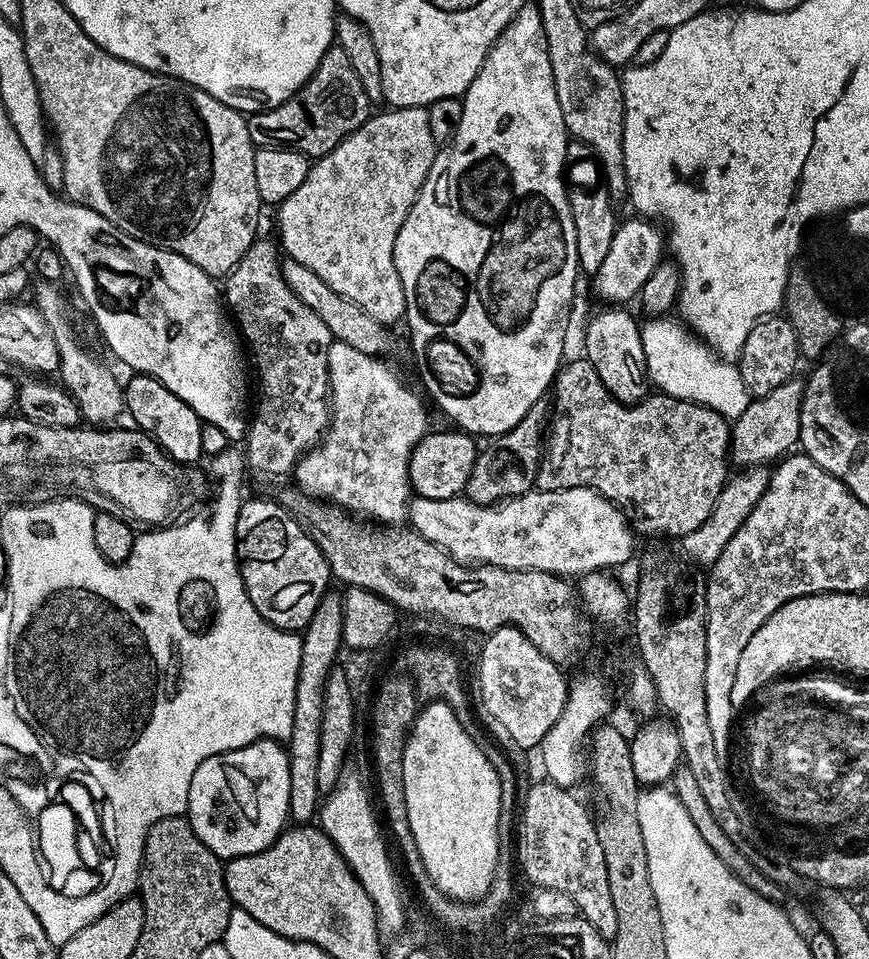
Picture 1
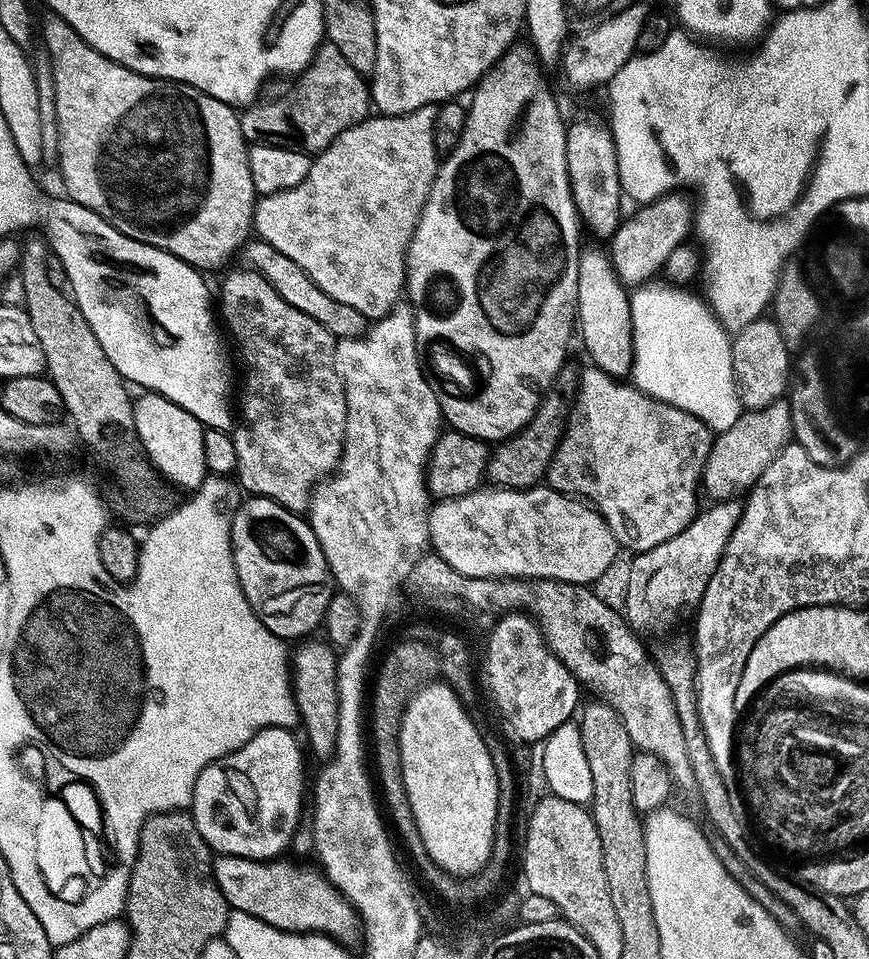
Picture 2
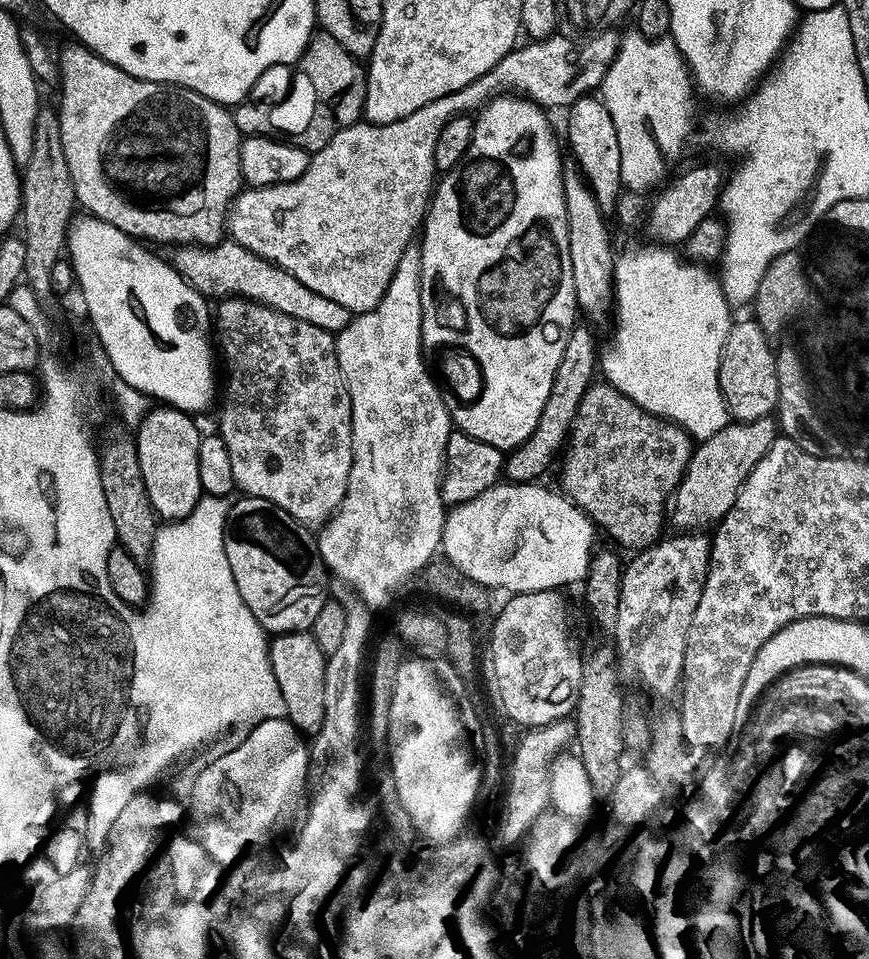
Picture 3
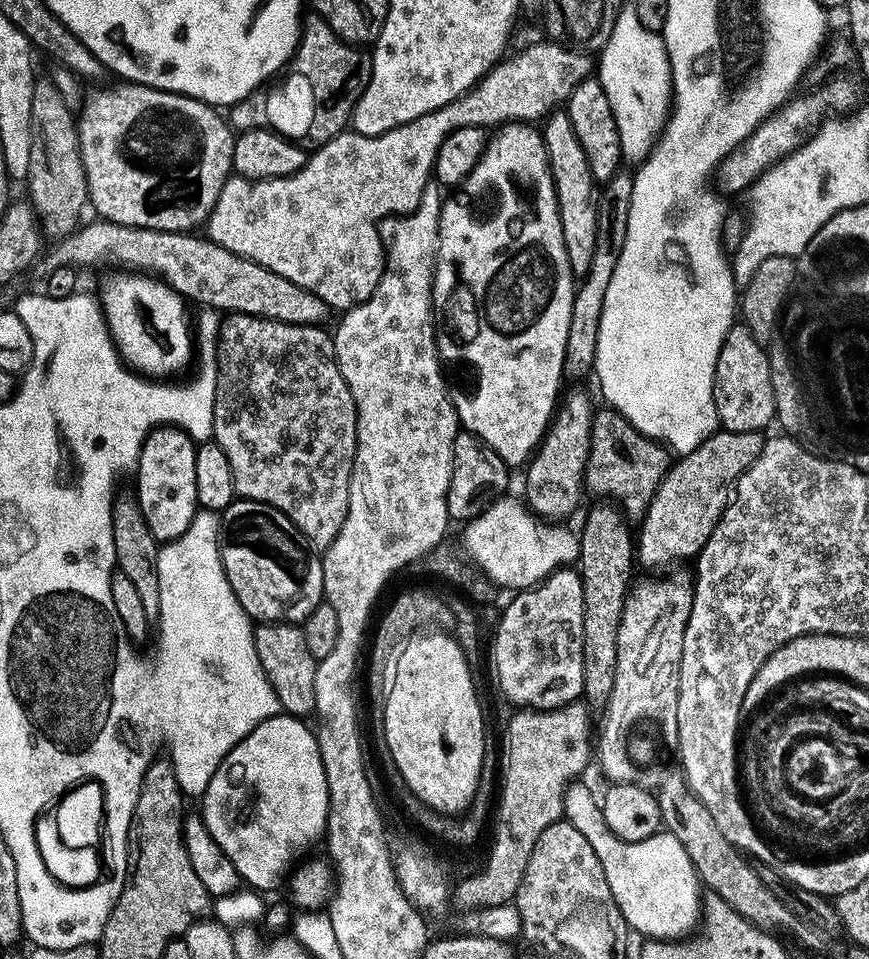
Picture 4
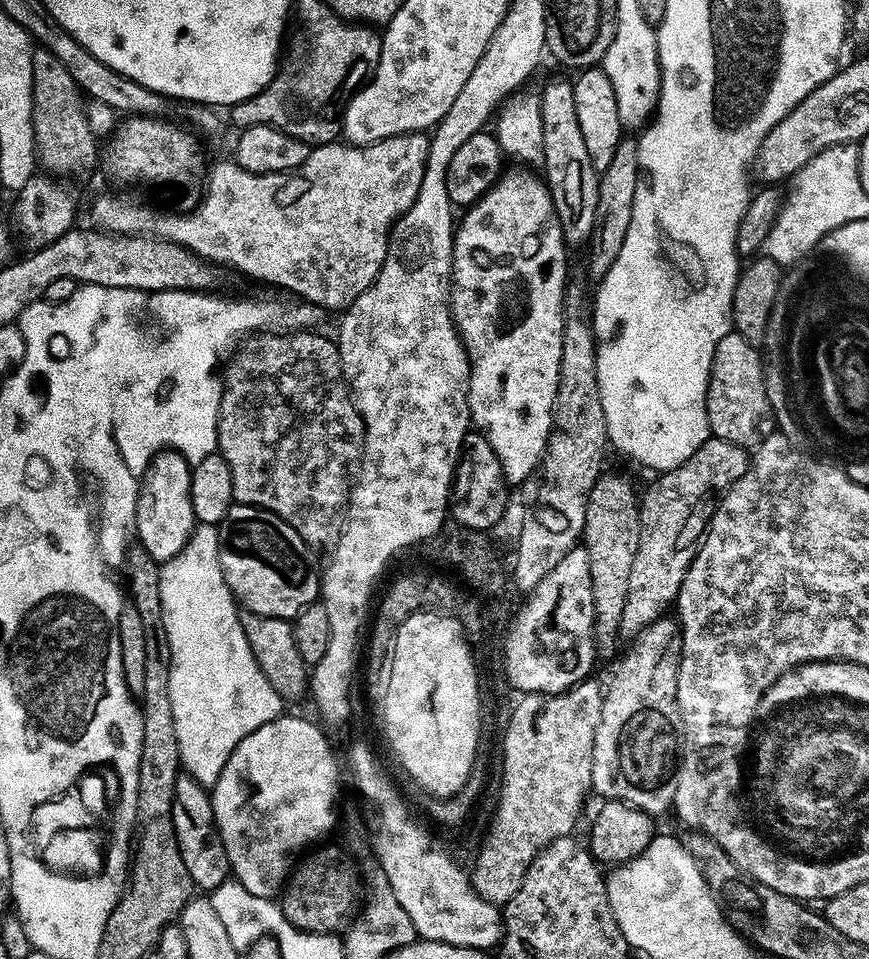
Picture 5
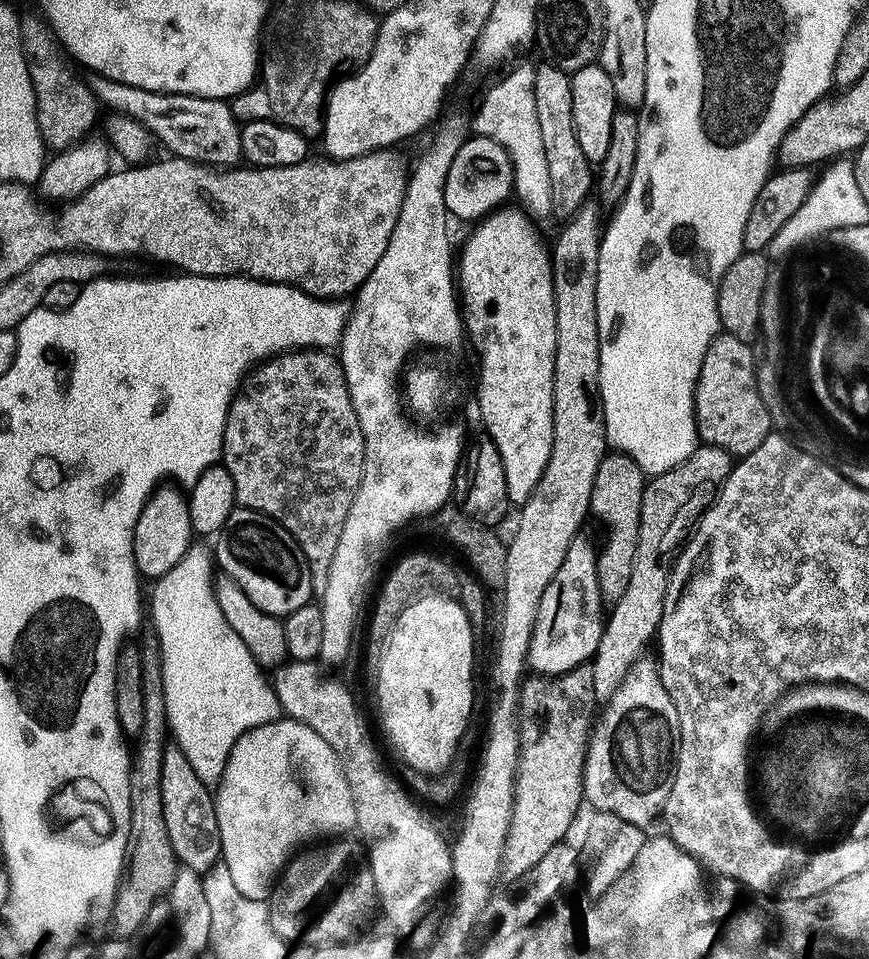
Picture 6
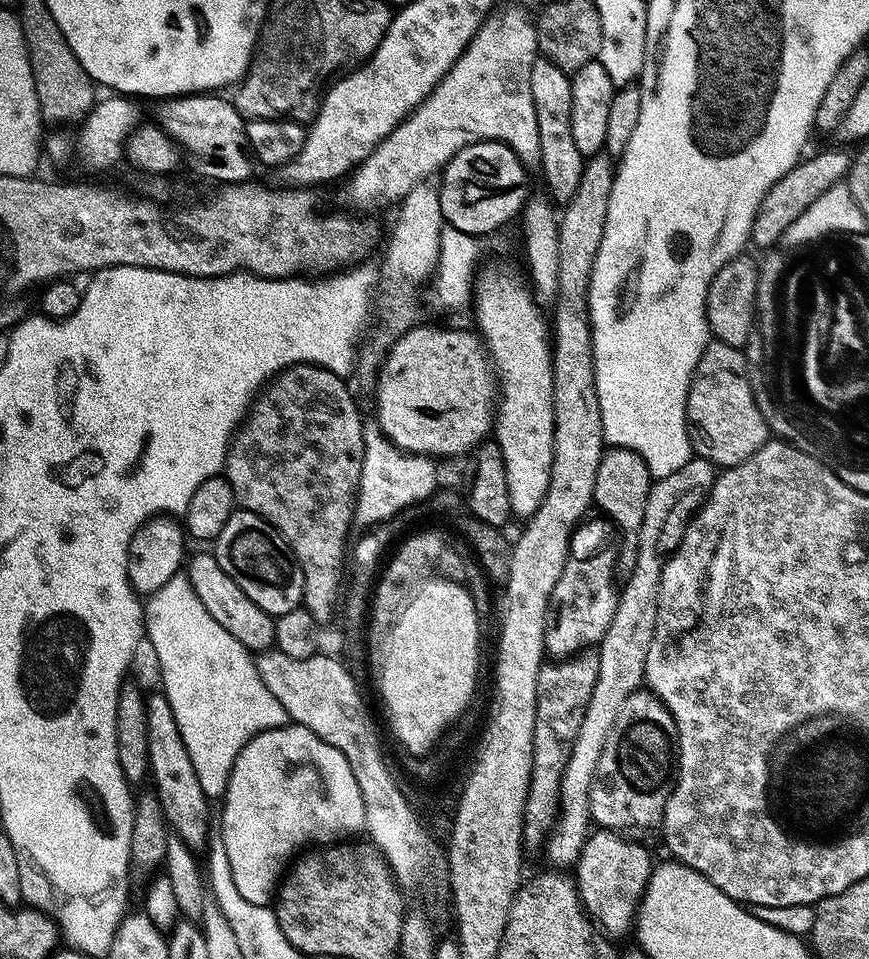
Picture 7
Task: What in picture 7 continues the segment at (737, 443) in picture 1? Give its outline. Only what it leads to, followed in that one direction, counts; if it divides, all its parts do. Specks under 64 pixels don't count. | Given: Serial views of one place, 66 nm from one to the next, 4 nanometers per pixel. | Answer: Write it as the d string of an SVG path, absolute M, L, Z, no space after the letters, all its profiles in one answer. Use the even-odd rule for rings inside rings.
M693 458L682 466L682 470L674 470L674 474L666 474L666 478L655 481L646 498L646 514L642 518L642 534L638 534L638 558L634 570L623 581L616 597L616 609L614 619L610 621L610 630L600 639L598 651L598 682L594 682L594 694L590 694L590 706L586 706L586 718L582 720L582 730L578 730L578 738L572 747L570 762L566 764L566 770L562 776L560 787L560 815L556 818L556 824L548 833L546 849L548 848L549 865L564 870L575 865L580 858L582 846L587 842L590 835L590 790L598 770L598 758L602 758L602 746L606 746L606 738L610 735L610 729L614 721L618 719L618 710L622 710L626 698L630 698L632 692L637 691L644 684L644 667L646 666L646 654L650 654L650 642L654 642L654 630L658 622L658 594L660 593L660 579L664 564L671 558L673 552L682 542L684 531L693 516L700 511L706 497L712 491L718 472L709 460Z

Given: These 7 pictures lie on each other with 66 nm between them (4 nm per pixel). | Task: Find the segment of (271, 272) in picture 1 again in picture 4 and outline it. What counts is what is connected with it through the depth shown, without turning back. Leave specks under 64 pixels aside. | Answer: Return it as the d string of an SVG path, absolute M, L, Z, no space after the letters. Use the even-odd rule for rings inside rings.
M234 312L225 315L220 322L220 332L216 335L216 393L214 394L214 402L210 419L212 419L212 436L211 439L218 446L222 446L222 451L226 453L226 459L230 461L230 474L234 474L234 490L237 497L245 500L253 500L254 502L262 502L274 506L278 510L282 510L282 514L286 514L286 518L290 518L290 522L294 522L294 526L298 526L298 530L306 537L309 544L316 550L327 550L334 542L334 538L338 534L338 530L342 530L342 522L348 513L348 503L350 502L350 482L352 481L352 471L354 470L354 462L356 461L356 443L358 442L358 418L356 417L356 407L354 406L354 398L350 394L350 386L346 386L346 378L342 378L342 370L336 361L336 342L331 335L324 333L325 329L320 326L311 324L287 324L281 320L268 320L265 316L248 316L245 312Z

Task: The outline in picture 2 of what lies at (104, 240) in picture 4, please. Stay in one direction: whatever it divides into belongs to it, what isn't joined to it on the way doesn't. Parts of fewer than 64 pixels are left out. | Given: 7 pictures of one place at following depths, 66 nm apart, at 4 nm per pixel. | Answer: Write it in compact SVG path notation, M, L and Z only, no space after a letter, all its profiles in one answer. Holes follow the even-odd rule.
M249 239L242 249L243 256L243 263L247 267L261 272L266 278L266 282L270 282L270 286L274 286L274 290L278 290L278 294L282 298L286 298L286 302L290 302L290 306L294 306L294 310L302 310L302 314L314 318L314 322L318 322L318 326L326 326L326 330L330 330L330 334L337 340L354 340L363 337L364 333L368 331L369 320L362 314L358 314L358 310L354 310L354 306L345 306L343 302L330 298L330 294L326 294L326 290L322 290L322 286L315 284L310 278L310 274L306 274L306 270L302 270L302 266L298 266L298 262L290 262L290 258L286 258L286 254L276 252L274 246L270 246L265 240Z

